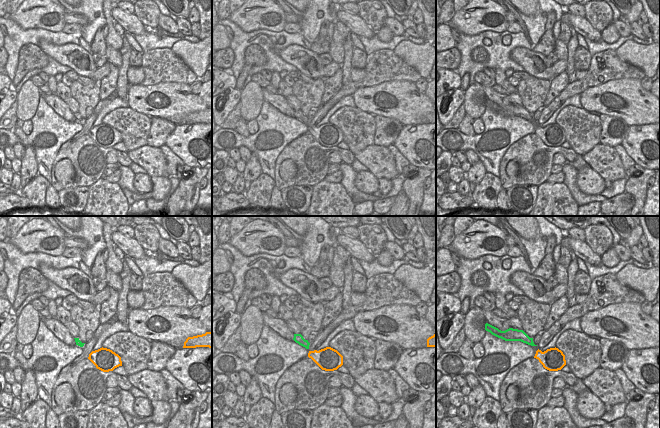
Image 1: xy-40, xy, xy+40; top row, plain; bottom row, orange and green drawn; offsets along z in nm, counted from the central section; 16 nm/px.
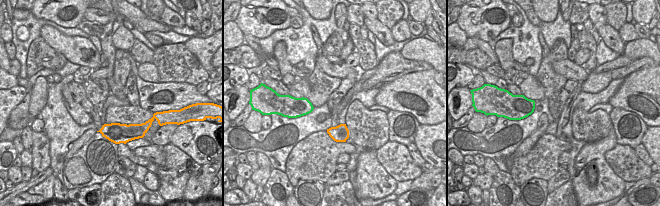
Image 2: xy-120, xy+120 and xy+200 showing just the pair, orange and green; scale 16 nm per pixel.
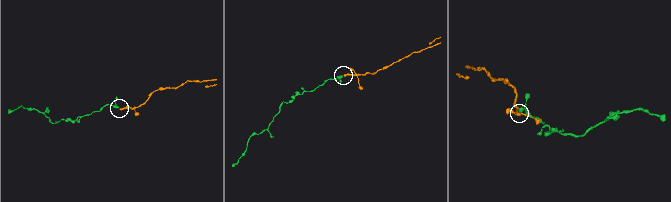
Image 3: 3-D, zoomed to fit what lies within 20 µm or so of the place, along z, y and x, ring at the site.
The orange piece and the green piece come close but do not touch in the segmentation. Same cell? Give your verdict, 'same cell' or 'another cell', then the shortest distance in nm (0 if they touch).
same cell; gap 50 nm

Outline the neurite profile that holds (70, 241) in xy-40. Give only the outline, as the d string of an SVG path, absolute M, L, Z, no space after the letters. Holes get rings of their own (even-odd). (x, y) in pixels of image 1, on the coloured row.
M75 236L65 237L64 245L66 248L79 248L79 249L87 248L87 242L82 238L75 237Z

